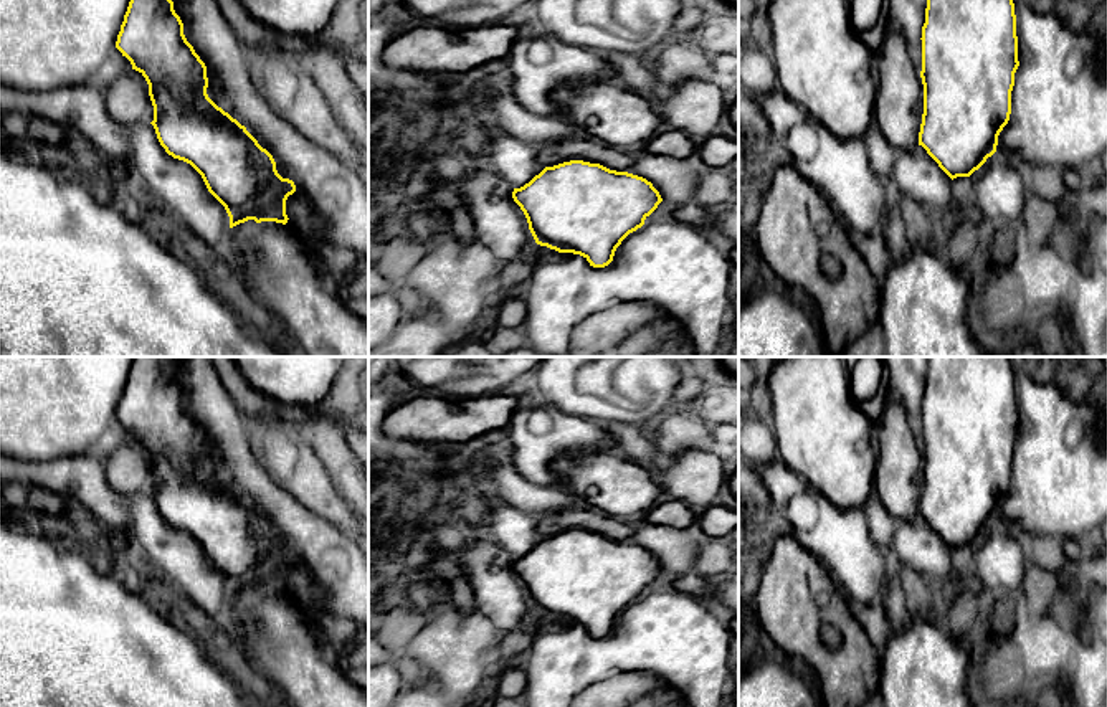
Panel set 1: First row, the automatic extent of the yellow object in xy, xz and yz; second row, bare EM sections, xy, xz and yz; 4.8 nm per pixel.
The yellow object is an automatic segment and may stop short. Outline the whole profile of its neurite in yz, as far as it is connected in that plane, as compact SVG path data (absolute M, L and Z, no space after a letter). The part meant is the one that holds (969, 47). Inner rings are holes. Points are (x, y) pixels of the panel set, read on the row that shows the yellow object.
M927 0L922 26L924 114L919 145L953 180L970 177L996 152L998 135L1010 121L1018 61L1013 0Z

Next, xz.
M583 160L545 167L529 183L514 188L512 198L524 211L537 244L580 254L593 268L608 266L621 241L641 228L663 202L646 178Z

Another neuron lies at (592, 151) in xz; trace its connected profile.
M565 139L539 145L542 167L570 160L600 164L610 170L626 172L634 162L634 150L613 149L596 139Z

